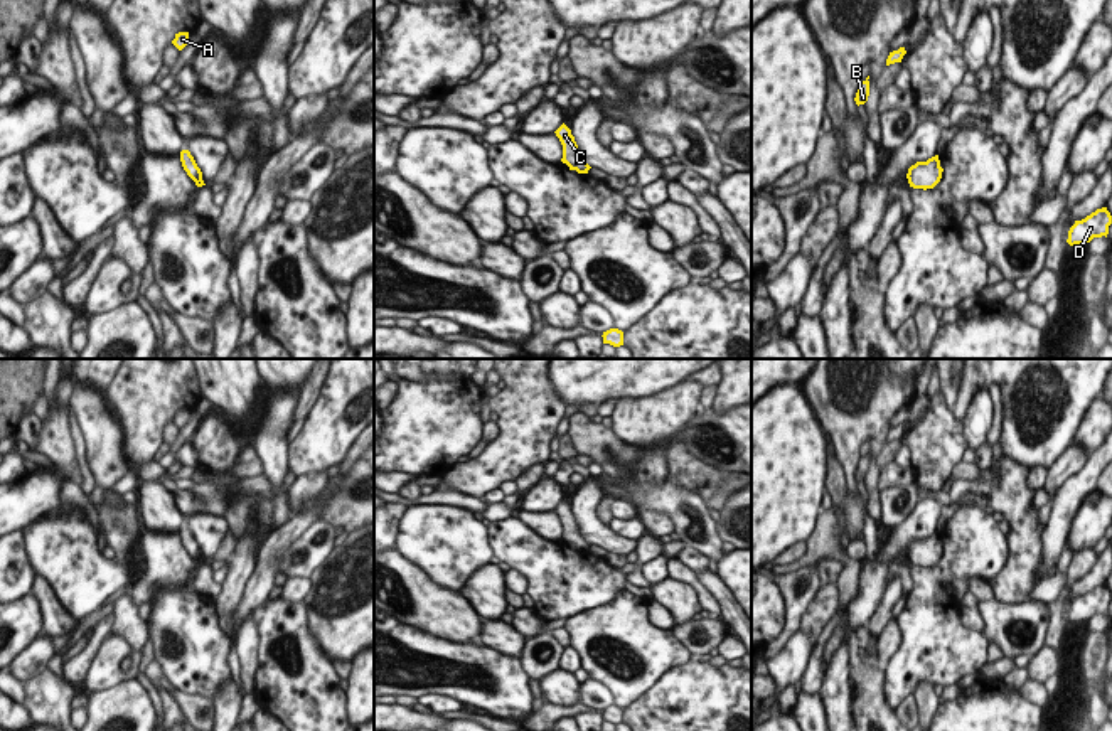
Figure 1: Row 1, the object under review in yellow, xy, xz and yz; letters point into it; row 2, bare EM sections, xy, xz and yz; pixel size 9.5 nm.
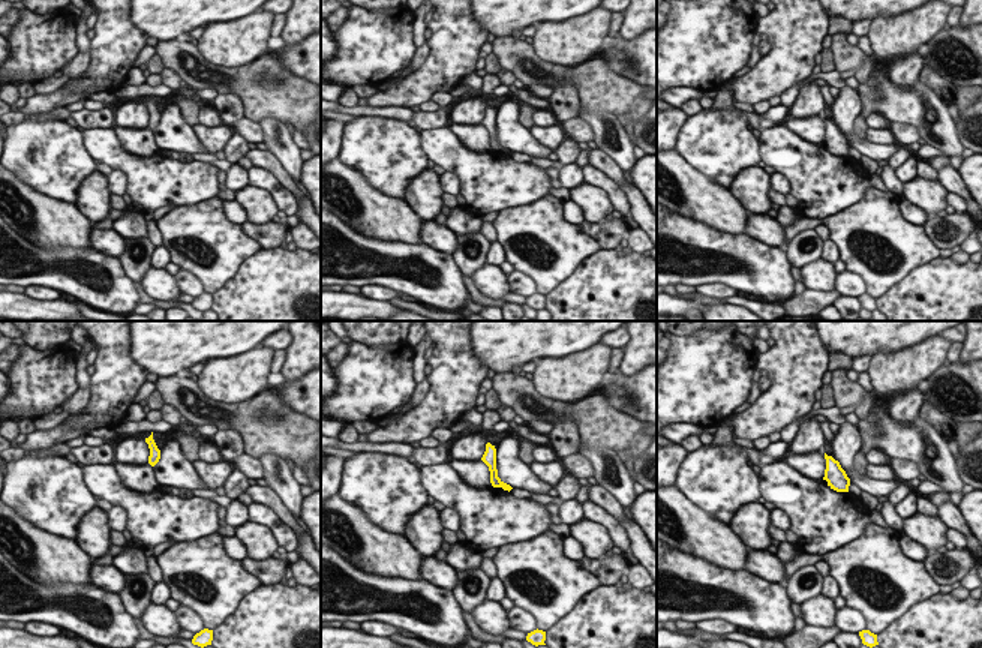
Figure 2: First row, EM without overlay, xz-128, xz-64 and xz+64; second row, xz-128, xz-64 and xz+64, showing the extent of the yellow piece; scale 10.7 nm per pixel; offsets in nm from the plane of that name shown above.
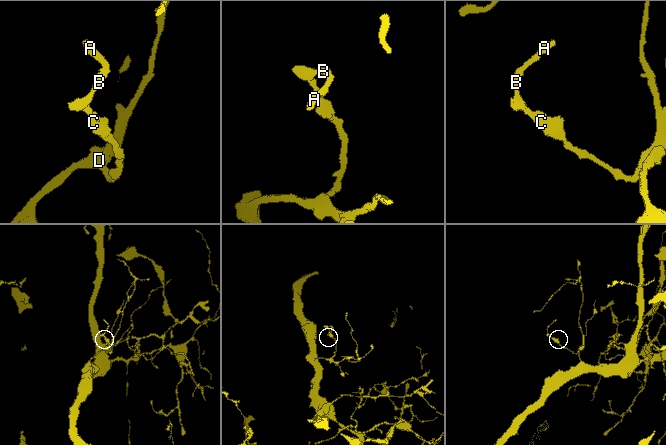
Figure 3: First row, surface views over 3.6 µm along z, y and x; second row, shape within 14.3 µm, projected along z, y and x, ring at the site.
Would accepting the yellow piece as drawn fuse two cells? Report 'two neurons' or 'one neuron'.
one neuron

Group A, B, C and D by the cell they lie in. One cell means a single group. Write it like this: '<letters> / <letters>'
A B C D

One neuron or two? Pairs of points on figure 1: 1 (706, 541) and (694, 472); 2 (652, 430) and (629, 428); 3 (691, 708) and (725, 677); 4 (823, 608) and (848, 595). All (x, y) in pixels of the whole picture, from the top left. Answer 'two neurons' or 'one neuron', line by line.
1: two neurons
2: one neuron
3: one neuron
4: two neurons

